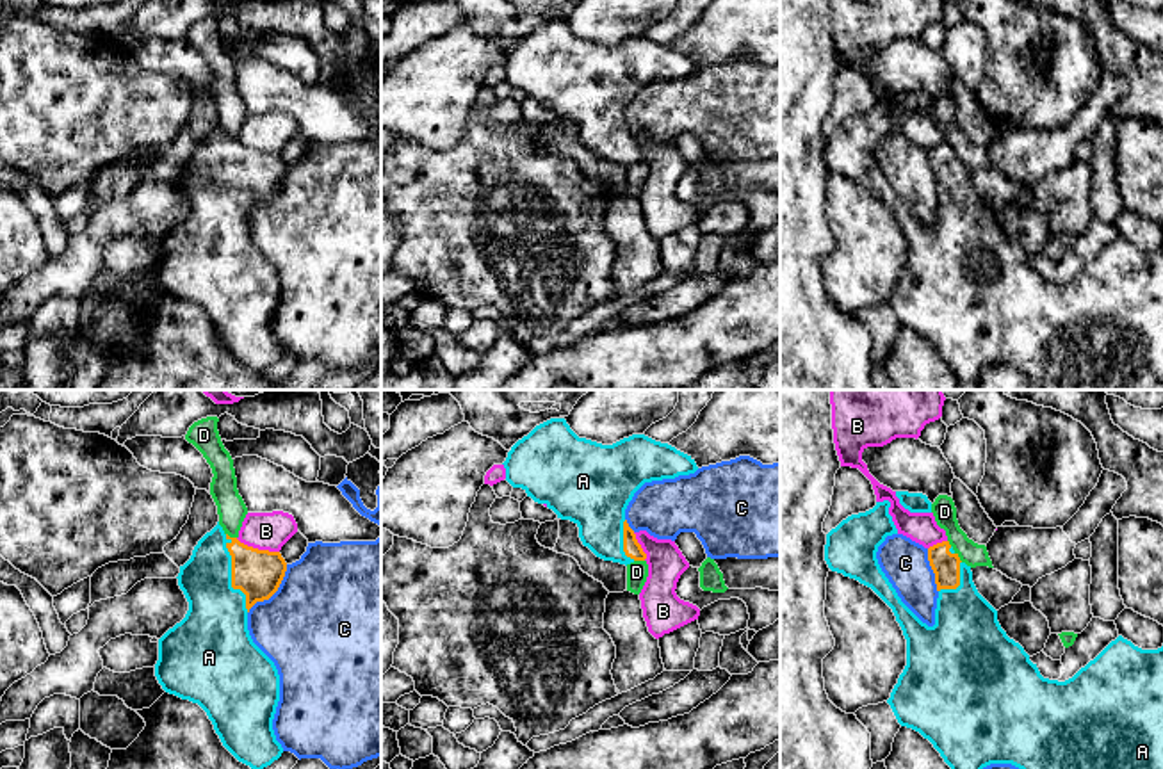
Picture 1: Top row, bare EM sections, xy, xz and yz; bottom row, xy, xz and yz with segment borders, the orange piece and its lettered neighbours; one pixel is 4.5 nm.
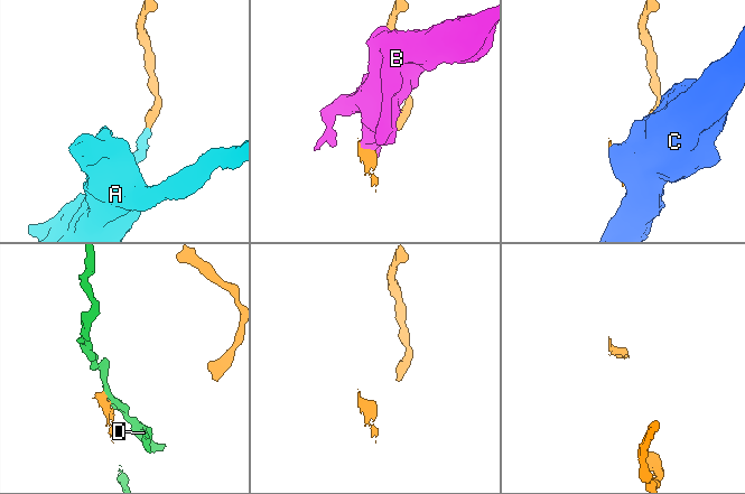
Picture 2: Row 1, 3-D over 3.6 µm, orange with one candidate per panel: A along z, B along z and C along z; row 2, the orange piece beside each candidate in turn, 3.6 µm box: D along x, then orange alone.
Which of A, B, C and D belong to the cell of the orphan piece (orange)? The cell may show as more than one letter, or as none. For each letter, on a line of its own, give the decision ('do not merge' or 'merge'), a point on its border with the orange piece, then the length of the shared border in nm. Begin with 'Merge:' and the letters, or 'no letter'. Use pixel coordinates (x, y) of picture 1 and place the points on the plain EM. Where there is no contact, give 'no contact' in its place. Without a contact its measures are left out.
Merge: A
A: merge | xy (232, 177) | 360 nm
B: do not merge | xy (257, 150) | 220 nm
C: do not merge | xy (273, 194) | 280 nm
D: do not merge | yz (959, 159) | 60 nm

